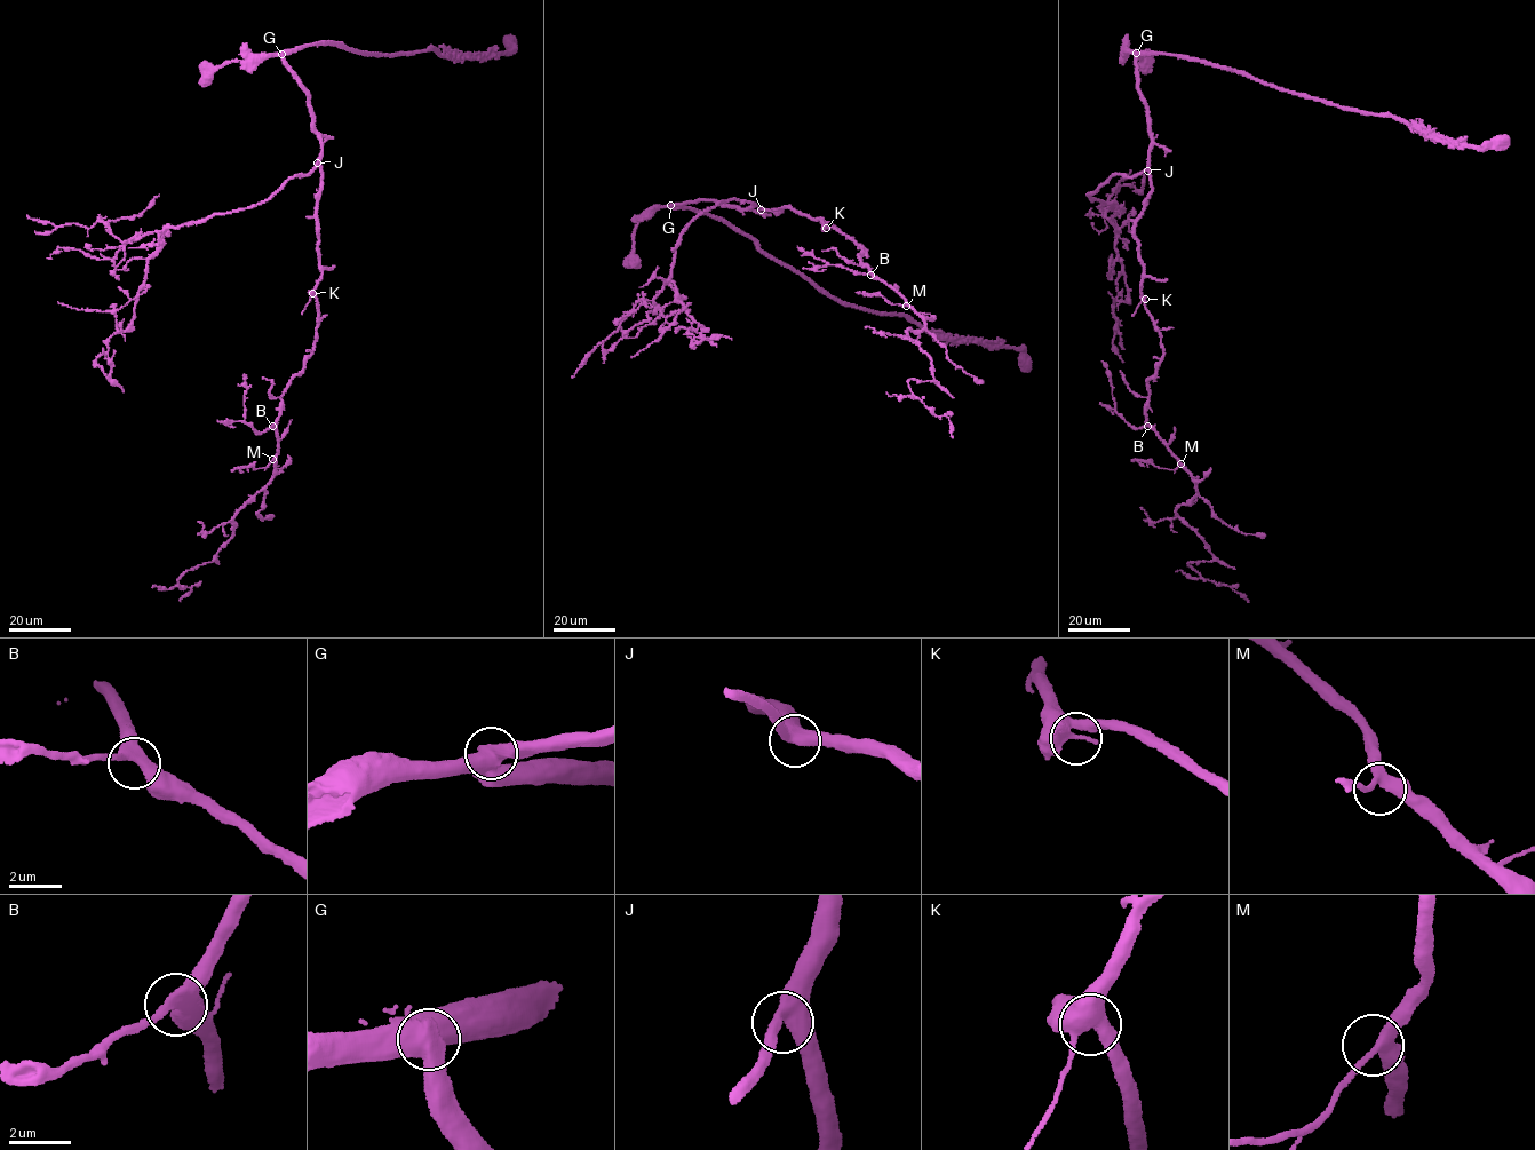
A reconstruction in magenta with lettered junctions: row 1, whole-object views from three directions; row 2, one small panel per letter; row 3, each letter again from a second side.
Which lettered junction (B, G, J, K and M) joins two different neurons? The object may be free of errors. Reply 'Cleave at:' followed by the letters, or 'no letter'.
Cleave at: G

